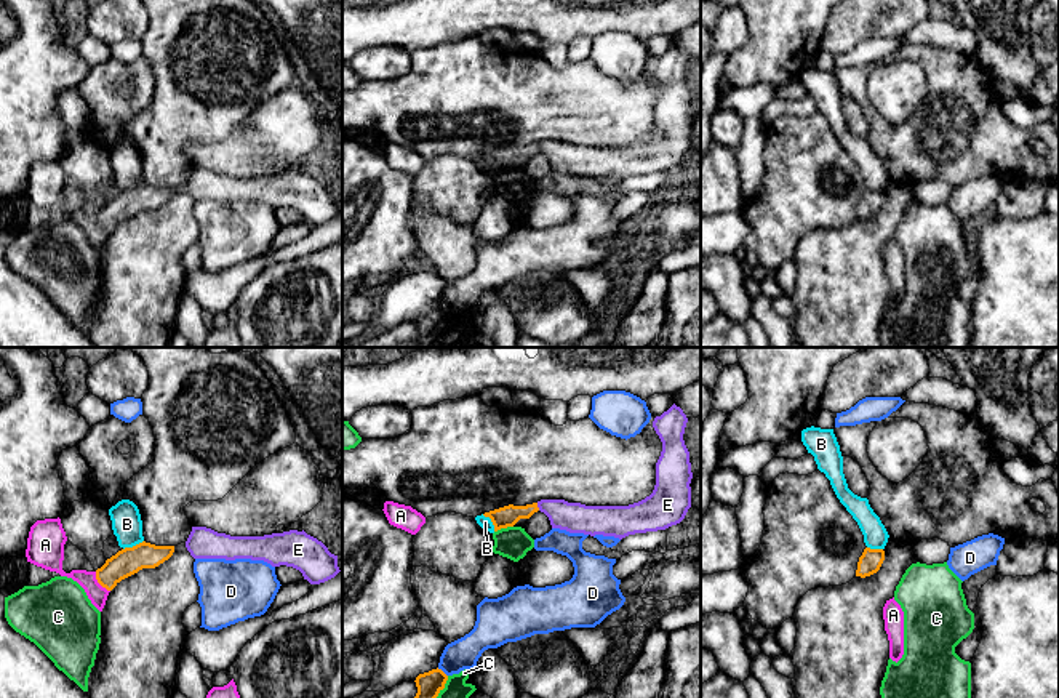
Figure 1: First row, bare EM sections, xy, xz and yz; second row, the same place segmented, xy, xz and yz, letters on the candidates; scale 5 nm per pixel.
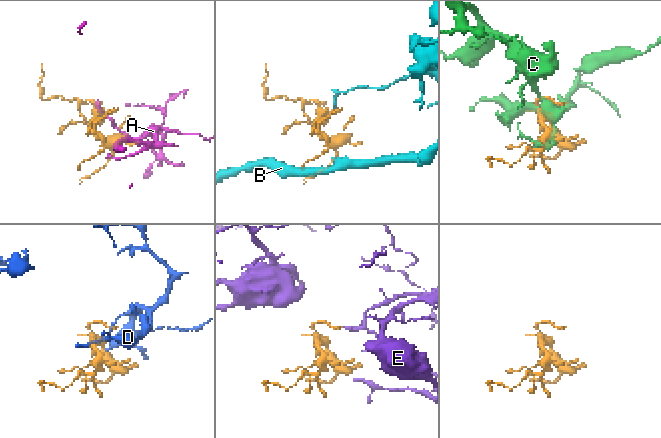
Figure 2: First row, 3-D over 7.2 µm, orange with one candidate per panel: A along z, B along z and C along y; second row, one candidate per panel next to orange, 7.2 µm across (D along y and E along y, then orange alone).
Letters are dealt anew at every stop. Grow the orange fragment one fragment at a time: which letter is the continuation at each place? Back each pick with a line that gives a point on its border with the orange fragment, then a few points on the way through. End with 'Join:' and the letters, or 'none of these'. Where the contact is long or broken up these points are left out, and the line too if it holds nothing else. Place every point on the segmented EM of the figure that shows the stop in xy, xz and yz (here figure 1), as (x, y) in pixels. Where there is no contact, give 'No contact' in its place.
E: Touches orange at xz (536, 506). Path across: xz (507, 516), (525, 513), (536, 506), (549, 506), (575, 517)
Join: E

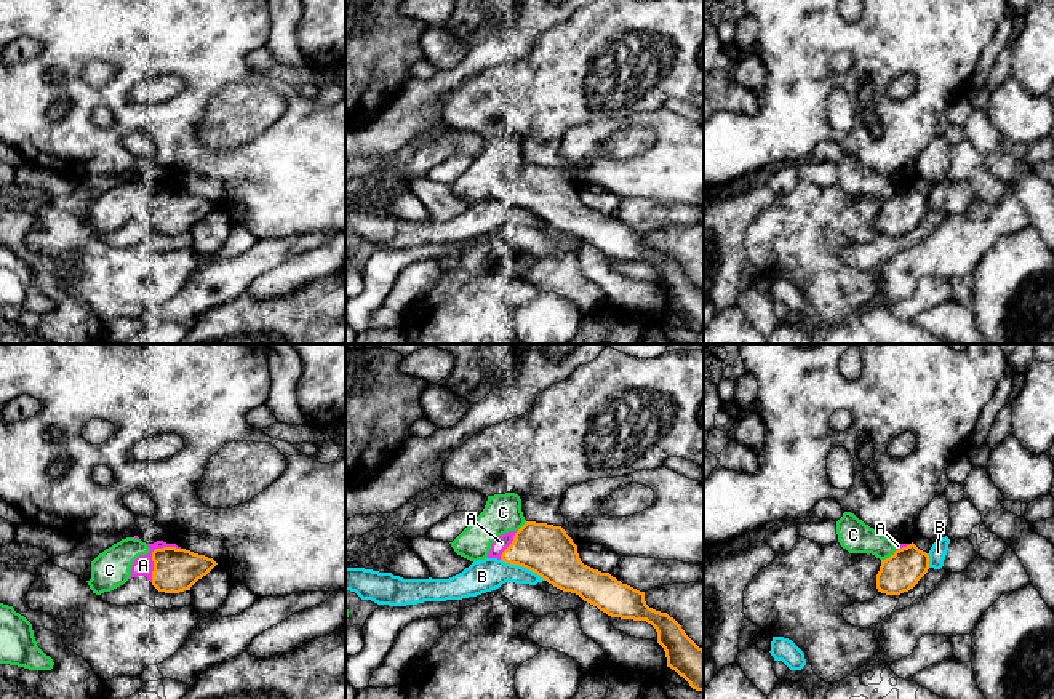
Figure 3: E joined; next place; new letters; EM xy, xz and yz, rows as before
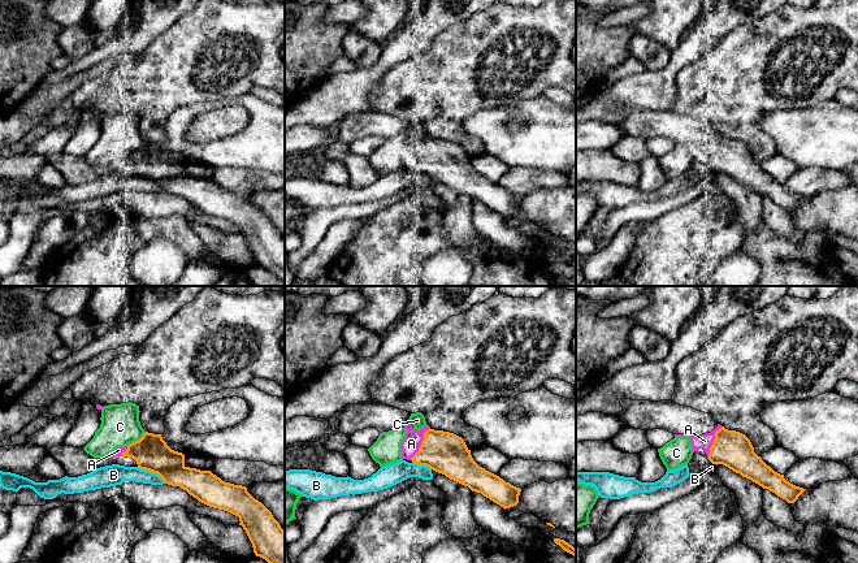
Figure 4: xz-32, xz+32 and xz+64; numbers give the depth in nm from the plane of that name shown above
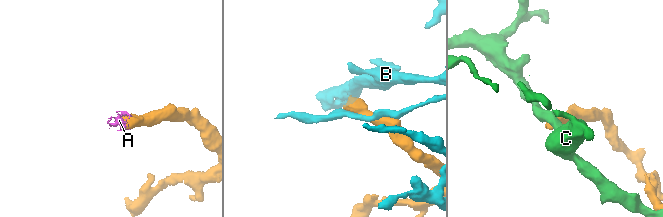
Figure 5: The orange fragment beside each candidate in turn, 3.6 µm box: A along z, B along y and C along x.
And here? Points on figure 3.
A: Touches orange at xy (152, 554)
Join: A

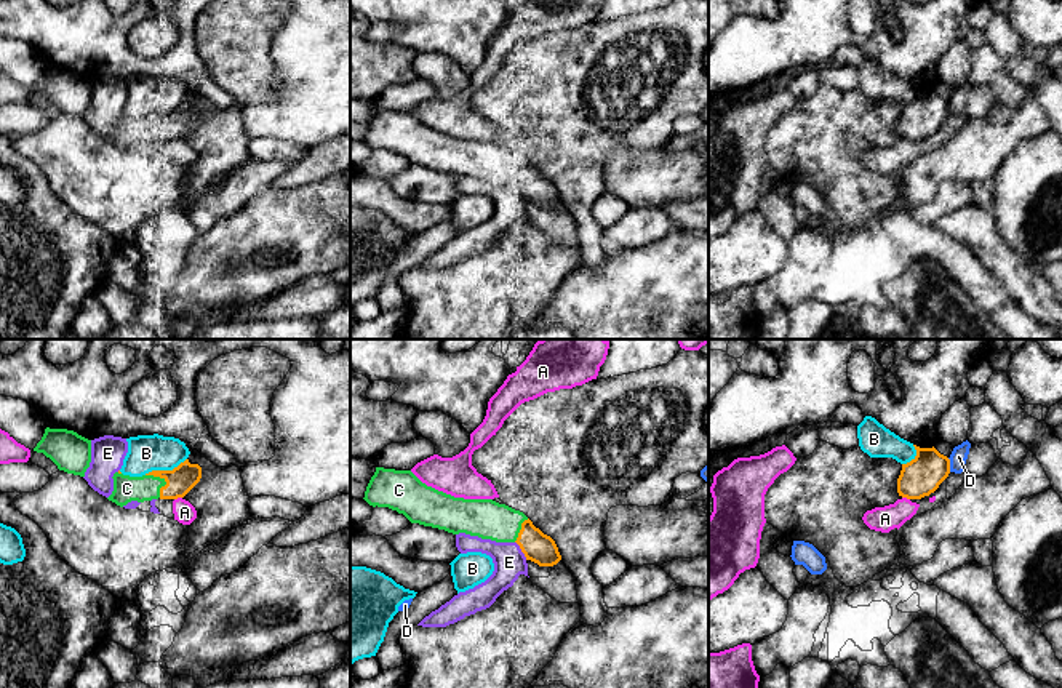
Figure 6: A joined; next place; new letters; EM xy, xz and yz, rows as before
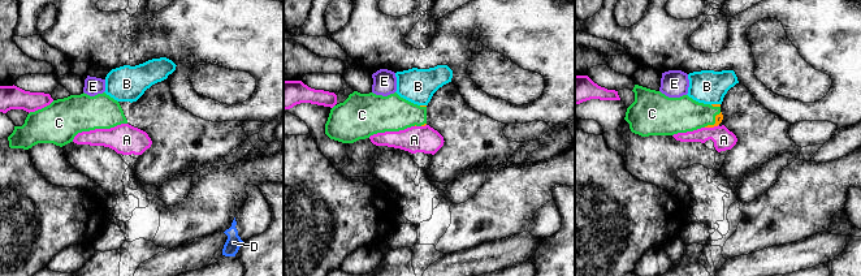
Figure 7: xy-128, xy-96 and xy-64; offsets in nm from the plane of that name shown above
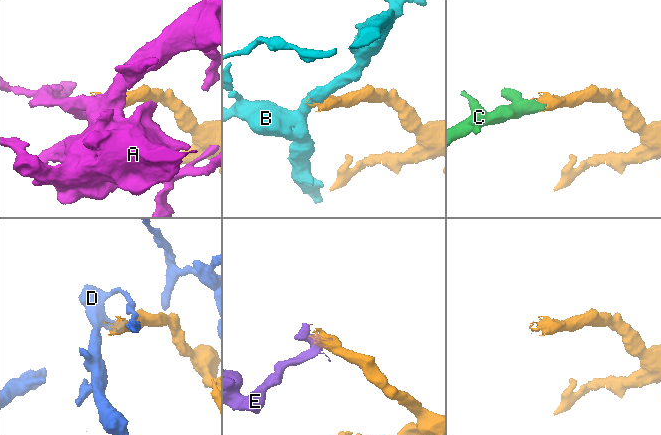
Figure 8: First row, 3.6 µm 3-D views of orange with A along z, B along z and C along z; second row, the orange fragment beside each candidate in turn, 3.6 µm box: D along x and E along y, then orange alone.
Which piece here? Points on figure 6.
C: Touches orange at xy (165, 480)
Join: C

